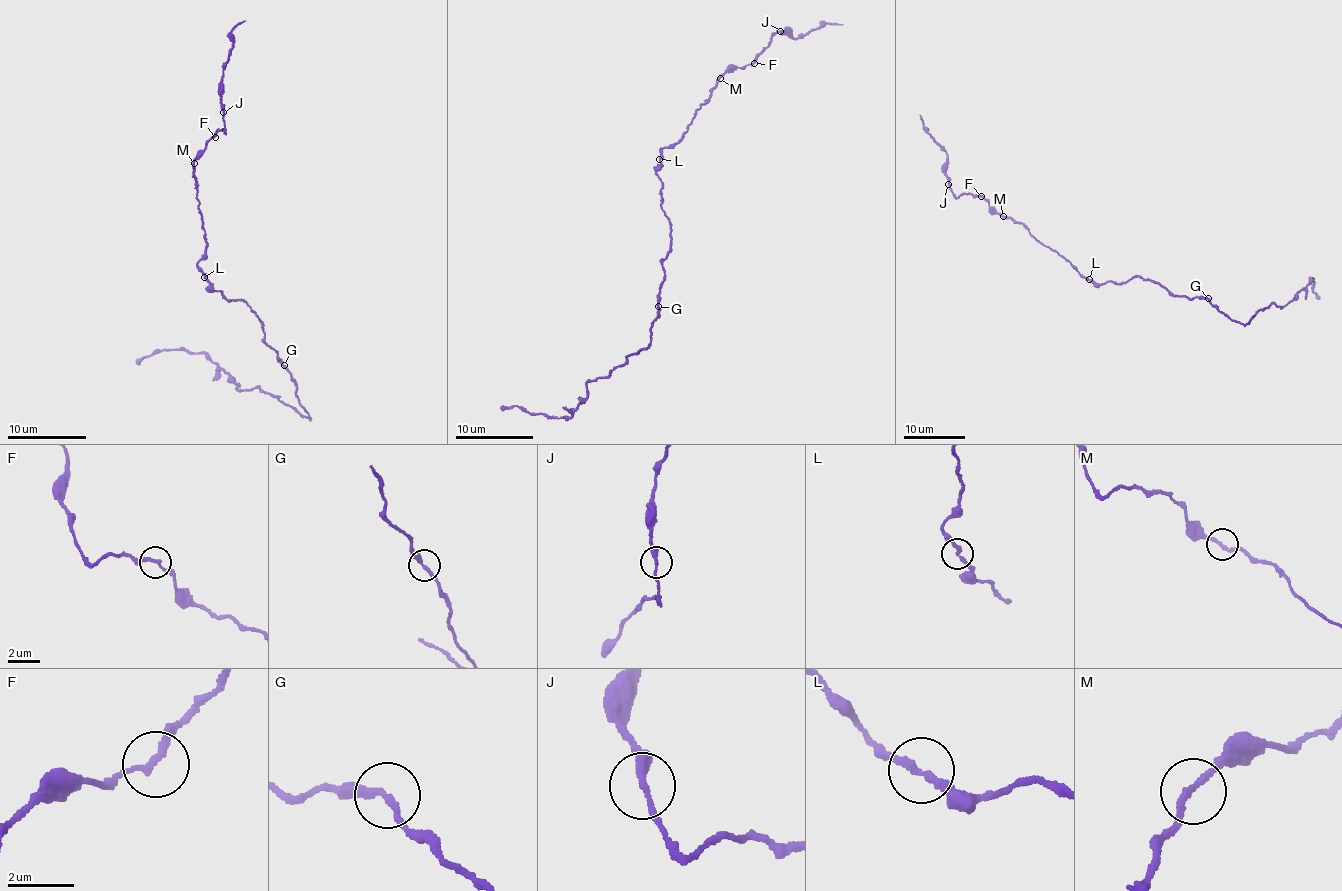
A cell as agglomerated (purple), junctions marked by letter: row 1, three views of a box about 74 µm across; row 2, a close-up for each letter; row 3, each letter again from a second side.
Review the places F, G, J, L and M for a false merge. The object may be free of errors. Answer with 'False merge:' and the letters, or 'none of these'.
False merge: G

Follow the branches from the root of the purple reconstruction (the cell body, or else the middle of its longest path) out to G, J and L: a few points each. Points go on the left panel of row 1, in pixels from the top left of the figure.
G: (246, 302), (259, 319), (265, 342), (278, 352), (283, 366)
J: (246, 302), (208, 287), (197, 266), (207, 244), (193, 166), (208, 140), (224, 133), (223, 112)
L: (246, 302), (232, 301), (218, 290), (208, 287), (209, 281), (204, 277)

